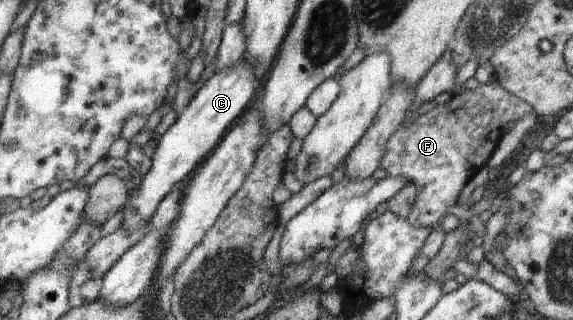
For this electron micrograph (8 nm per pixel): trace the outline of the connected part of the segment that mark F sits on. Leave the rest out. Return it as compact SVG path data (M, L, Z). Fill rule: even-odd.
M487 83L474 90L462 87L448 103L439 104L437 108L416 117L405 127L400 126L388 139L384 156L379 162L380 167L384 168L390 177L408 177L419 190L414 208L406 218L412 226L432 229L440 224L448 214L446 210L458 202L466 182L487 164L505 131L503 127L520 120L525 114L535 114L531 104L502 88L500 83Z

